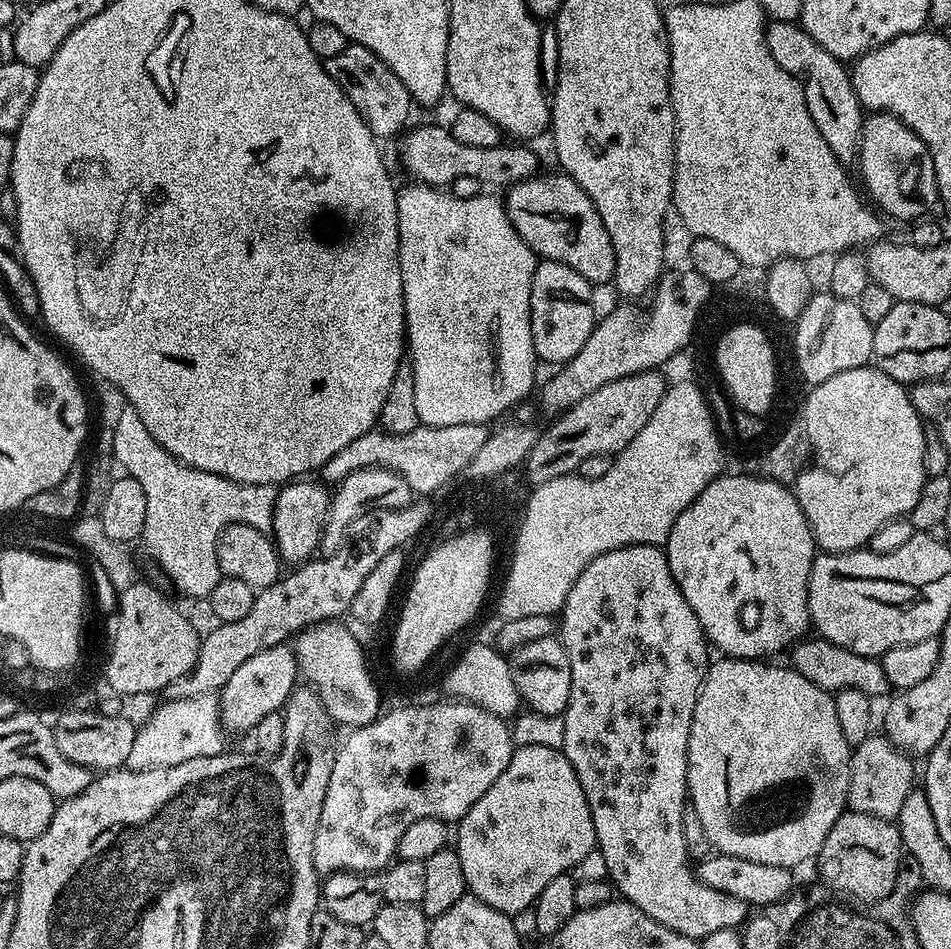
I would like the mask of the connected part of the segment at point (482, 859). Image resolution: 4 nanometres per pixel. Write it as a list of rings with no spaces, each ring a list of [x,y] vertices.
[[[538,743],[522,745],[513,751],[506,770],[502,770],[502,774],[498,774],[498,782],[494,782],[494,786],[490,786],[490,790],[486,790],[486,794],[482,794],[482,798],[478,798],[478,802],[474,802],[474,806],[470,806],[470,810],[458,821],[454,828],[454,849],[462,864],[467,891],[482,902],[486,902],[486,906],[509,914],[533,907],[538,894],[542,894],[542,890],[546,890],[548,883],[554,882],[554,878],[571,873],[575,864],[581,862],[582,858],[585,858],[586,854],[595,848],[594,818],[590,814],[586,794],[582,794],[582,782],[578,782],[578,774],[574,774],[574,766],[570,766],[570,762],[564,757],[561,749],[551,749],[550,746]]]

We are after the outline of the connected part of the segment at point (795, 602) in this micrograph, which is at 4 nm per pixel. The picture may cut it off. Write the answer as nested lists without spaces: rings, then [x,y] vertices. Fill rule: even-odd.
[[[722,474],[682,514],[670,530],[666,545],[670,574],[698,614],[704,639],[717,653],[733,660],[772,658],[775,652],[791,649],[809,631],[808,575],[818,555],[816,539],[802,514],[791,487],[758,475]]]

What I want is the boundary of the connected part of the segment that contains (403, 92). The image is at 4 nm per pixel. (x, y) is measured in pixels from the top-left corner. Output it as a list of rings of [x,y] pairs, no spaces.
[[[349,43],[342,54],[334,54],[334,58],[324,61],[326,74],[342,86],[342,94],[354,102],[354,110],[362,114],[362,122],[370,126],[370,130],[378,138],[384,136],[399,137],[409,127],[408,119],[412,116],[414,101],[412,95],[402,86],[402,78],[374,54],[374,50],[366,50],[366,46]]]

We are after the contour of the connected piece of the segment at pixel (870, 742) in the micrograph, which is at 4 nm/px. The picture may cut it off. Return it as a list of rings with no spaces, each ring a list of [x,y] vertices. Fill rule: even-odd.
[[[868,736],[852,750],[847,807],[853,812],[895,822],[902,810],[902,802],[906,802],[906,794],[910,794],[914,787],[912,764],[913,761],[903,752],[899,752],[887,736]]]

